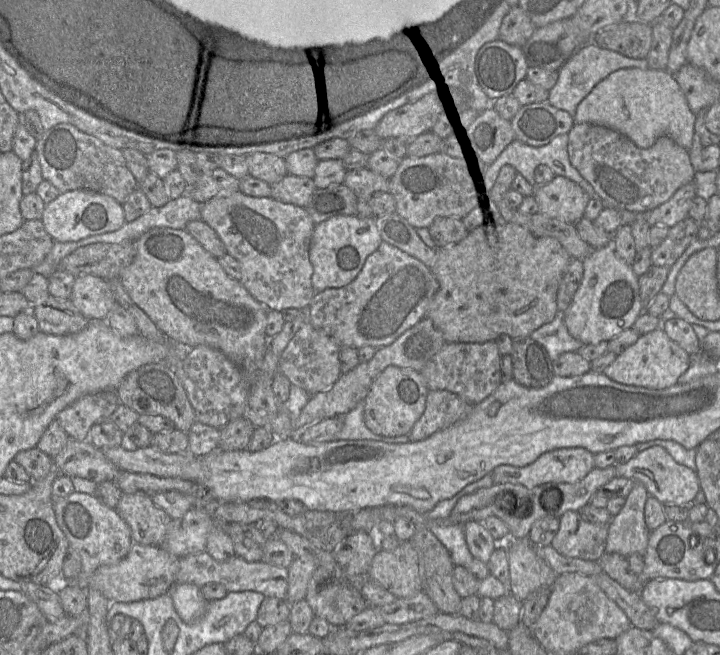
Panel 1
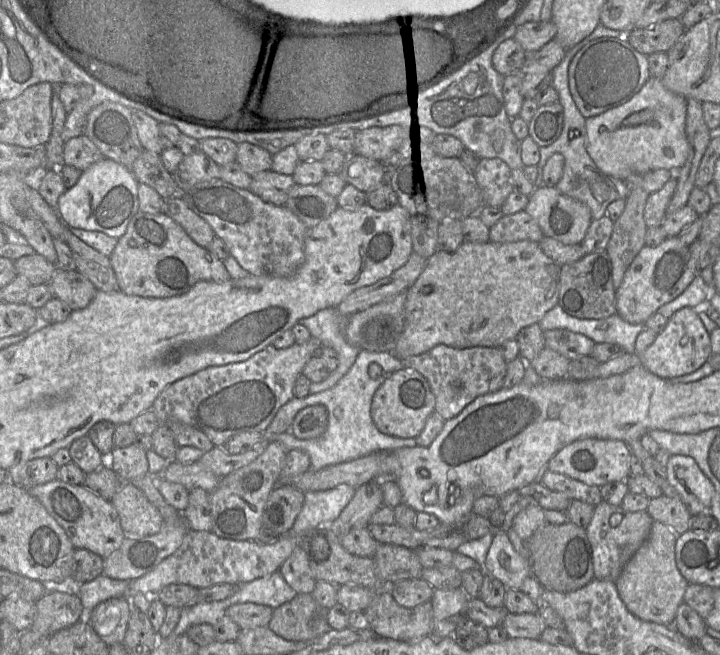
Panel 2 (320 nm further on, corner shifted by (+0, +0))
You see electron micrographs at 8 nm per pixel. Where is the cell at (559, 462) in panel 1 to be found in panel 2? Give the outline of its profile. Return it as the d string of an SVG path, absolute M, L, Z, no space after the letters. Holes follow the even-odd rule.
M587 438L577 440L558 451L548 462L547 469L566 475L590 486L602 486L622 482L630 476L632 452L621 440Z

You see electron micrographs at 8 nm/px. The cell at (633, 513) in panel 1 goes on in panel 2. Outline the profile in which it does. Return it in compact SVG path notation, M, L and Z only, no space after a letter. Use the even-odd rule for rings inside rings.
M654 521L648 539L628 561L615 582L627 609L637 618L665 626L674 626L677 609L684 602L689 582L679 571L675 546L676 535L665 524Z

